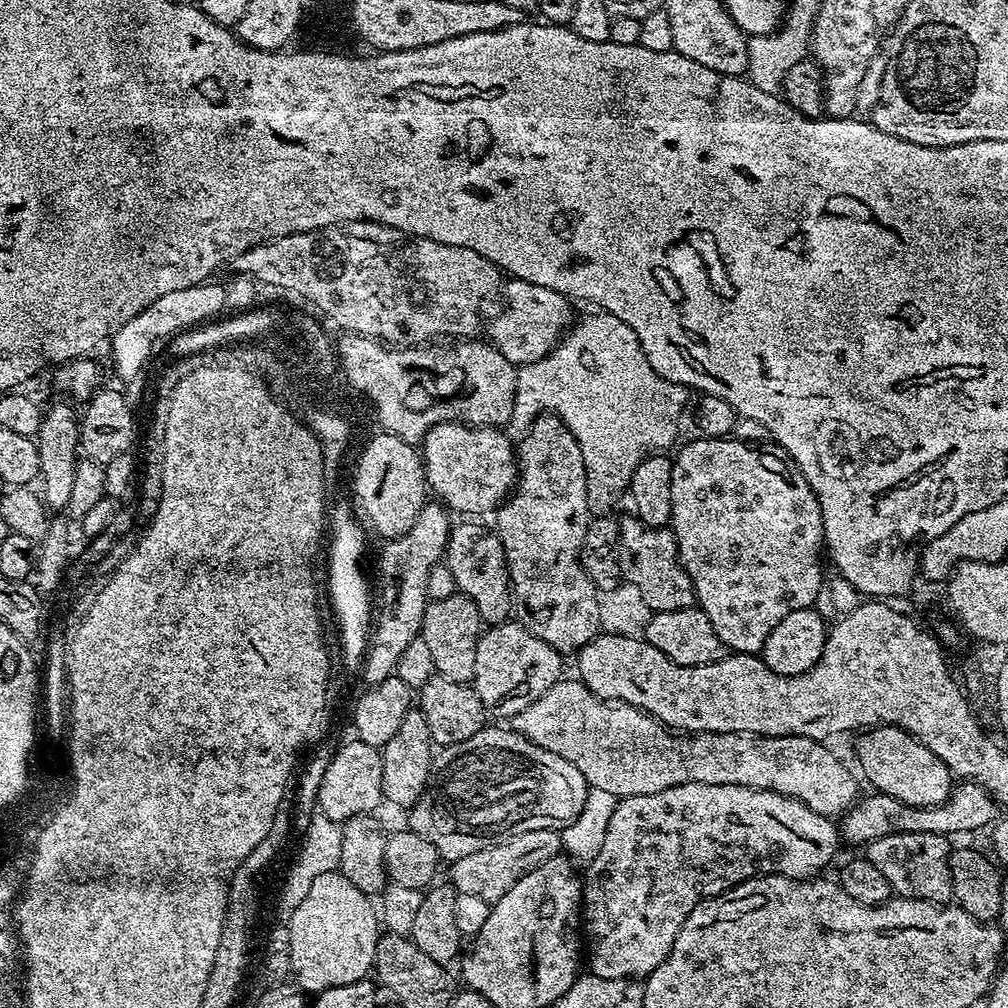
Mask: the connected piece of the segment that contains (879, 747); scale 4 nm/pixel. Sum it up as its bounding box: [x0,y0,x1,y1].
[856,726,954,809]

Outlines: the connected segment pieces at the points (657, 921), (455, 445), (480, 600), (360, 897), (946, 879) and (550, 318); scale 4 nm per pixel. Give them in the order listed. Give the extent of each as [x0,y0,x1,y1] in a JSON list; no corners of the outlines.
[[582,784,842,980],[422,422,518,518],[446,522,514,626],[288,870,382,994],[866,830,952,905],[488,278,573,366]]

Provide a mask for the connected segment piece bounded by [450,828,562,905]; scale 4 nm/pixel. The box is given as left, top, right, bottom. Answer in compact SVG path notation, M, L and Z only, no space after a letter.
M555 828L546 830L526 830L526 834L509 836L506 840L486 846L486 850L478 850L475 854L466 854L466 858L451 861L452 880L451 887L462 894L474 894L482 898L487 904L495 904L526 874L535 868L540 868L542 862L561 855L562 836Z

